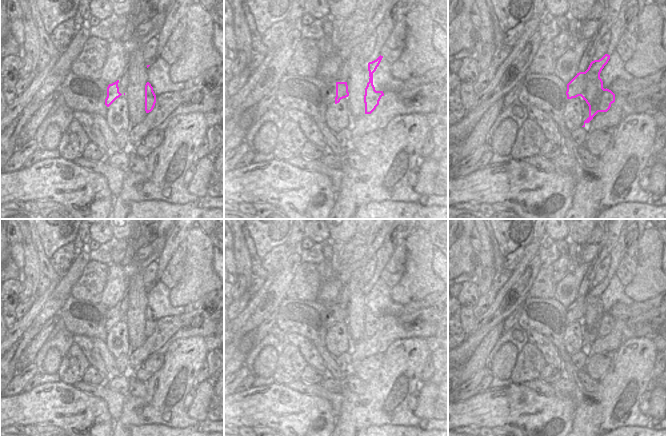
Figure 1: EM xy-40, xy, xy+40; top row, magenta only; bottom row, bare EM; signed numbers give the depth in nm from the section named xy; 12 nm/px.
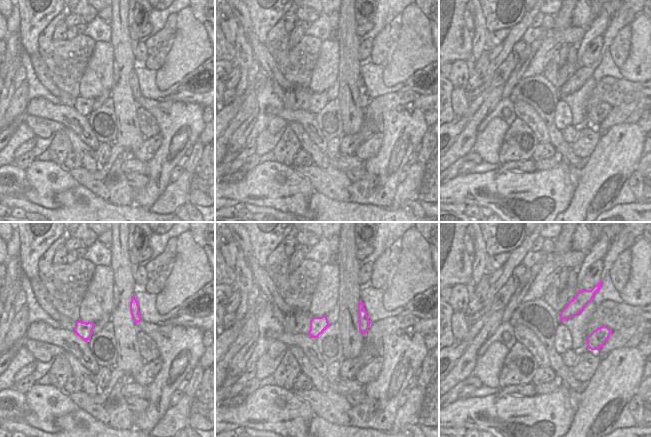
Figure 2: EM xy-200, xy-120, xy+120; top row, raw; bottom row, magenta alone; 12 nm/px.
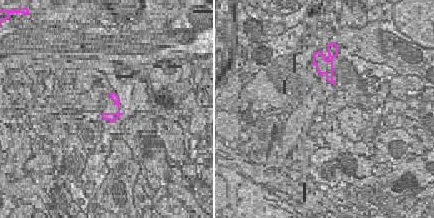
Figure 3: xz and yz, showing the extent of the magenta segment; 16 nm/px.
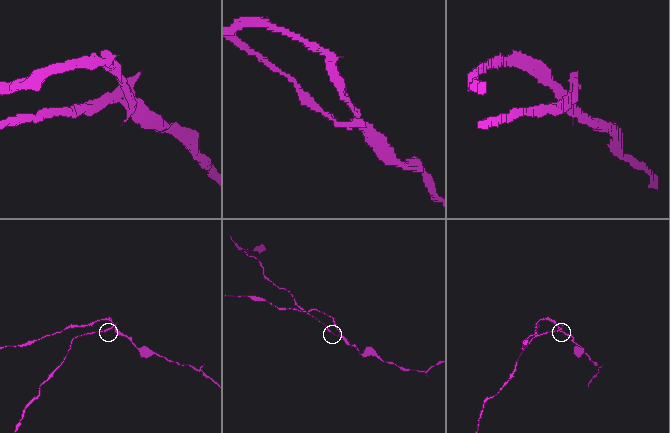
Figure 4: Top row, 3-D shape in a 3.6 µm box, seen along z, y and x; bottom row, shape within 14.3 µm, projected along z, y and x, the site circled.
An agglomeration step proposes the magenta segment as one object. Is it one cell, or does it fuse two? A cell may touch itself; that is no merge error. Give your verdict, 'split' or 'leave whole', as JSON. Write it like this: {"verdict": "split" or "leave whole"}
{"verdict": "split"}

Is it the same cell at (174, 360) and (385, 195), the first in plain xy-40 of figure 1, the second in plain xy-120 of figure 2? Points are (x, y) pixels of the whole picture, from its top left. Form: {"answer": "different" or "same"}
{"answer": "same"}

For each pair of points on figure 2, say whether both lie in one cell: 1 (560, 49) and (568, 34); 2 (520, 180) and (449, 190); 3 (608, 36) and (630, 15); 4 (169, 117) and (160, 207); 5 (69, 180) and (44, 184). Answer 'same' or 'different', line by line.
1: different
2: same
3: same
4: different
5: same

